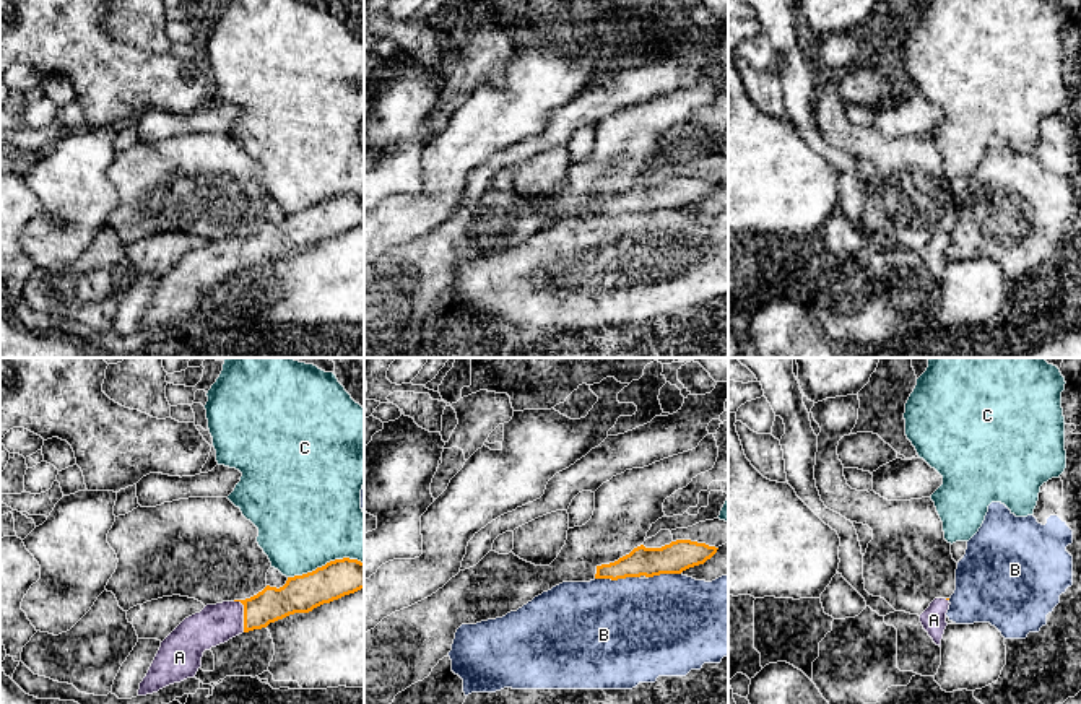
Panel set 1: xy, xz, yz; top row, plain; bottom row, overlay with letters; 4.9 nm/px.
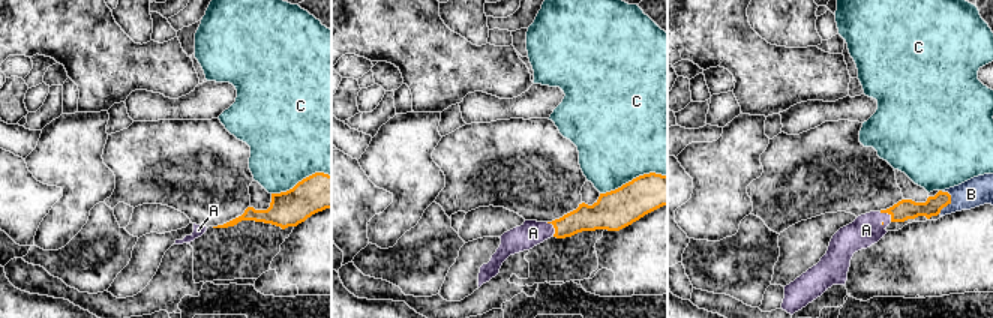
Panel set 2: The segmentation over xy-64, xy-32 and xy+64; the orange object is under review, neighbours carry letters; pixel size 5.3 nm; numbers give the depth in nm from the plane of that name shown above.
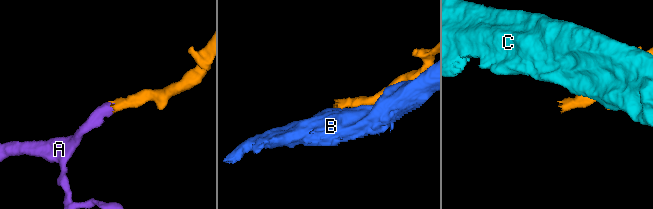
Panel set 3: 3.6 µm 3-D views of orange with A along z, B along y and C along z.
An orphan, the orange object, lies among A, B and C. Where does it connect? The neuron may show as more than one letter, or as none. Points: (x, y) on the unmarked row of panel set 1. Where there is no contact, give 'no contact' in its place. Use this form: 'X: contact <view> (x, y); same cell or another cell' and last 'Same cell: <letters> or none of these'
A: contact xy (244, 251); same cell
B: contact xz (616, 215); another cell
C: contact xy (327, 199); another cell
Same cell: A

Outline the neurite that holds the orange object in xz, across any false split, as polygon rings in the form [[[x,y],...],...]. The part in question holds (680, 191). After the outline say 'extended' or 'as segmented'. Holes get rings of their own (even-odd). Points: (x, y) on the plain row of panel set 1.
[[[676,176],[662,184],[634,184],[614,198],[597,202],[595,215],[653,213],[660,210],[681,210],[704,200],[718,184],[691,176]]]; as segmented

